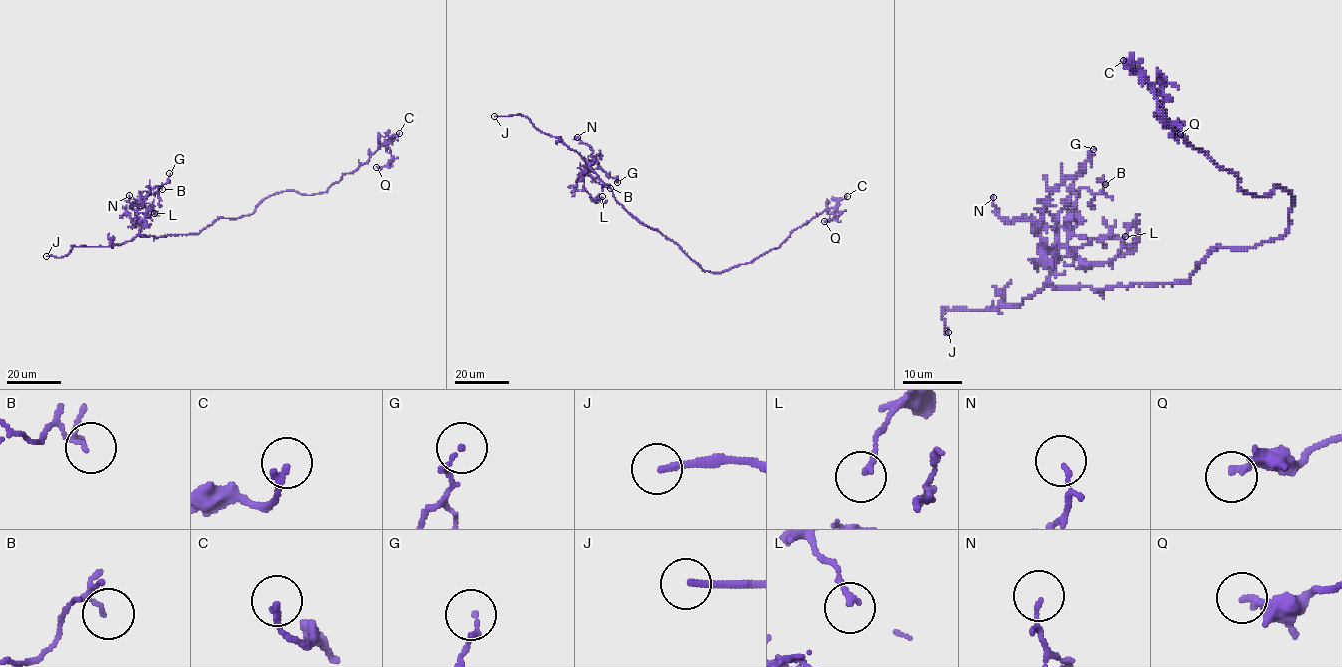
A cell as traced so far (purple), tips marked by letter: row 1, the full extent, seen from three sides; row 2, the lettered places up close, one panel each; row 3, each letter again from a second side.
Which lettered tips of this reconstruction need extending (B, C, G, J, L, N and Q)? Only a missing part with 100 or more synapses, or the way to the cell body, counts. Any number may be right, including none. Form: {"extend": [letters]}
{"extend": ["J"]}

